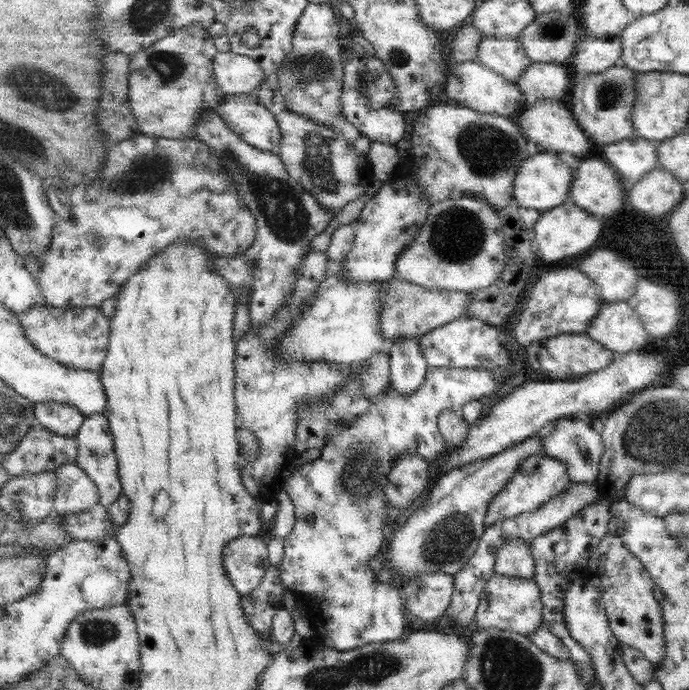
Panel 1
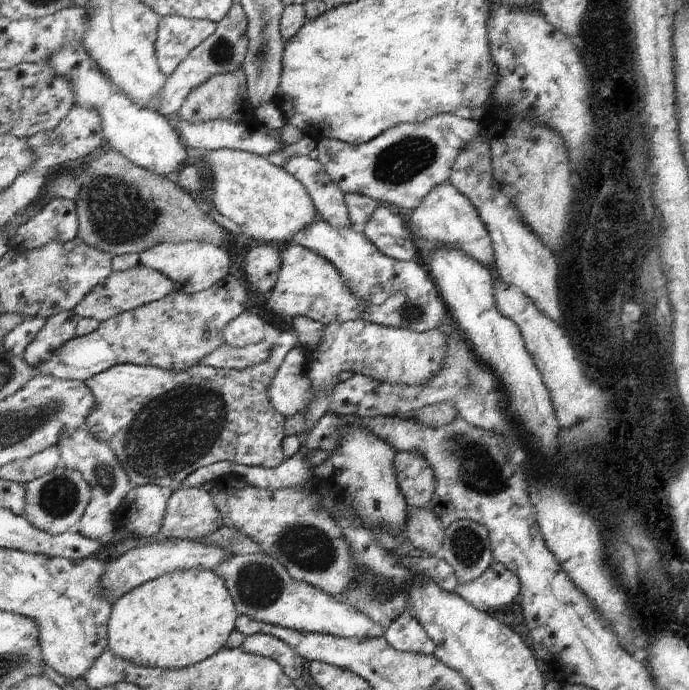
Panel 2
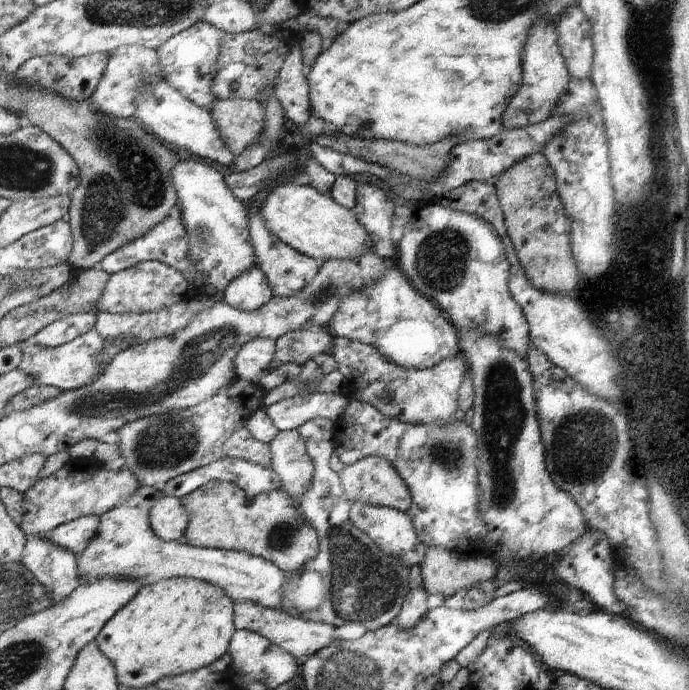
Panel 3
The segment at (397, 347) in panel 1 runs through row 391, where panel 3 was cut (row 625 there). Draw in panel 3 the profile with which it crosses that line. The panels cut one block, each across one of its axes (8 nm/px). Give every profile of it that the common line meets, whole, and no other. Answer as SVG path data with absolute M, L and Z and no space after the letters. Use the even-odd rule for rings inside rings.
M418 565L409 568L409 594L398 616L398 625L405 630L417 626L429 612L429 606L427 606L429 593L421 573L421 567Z

